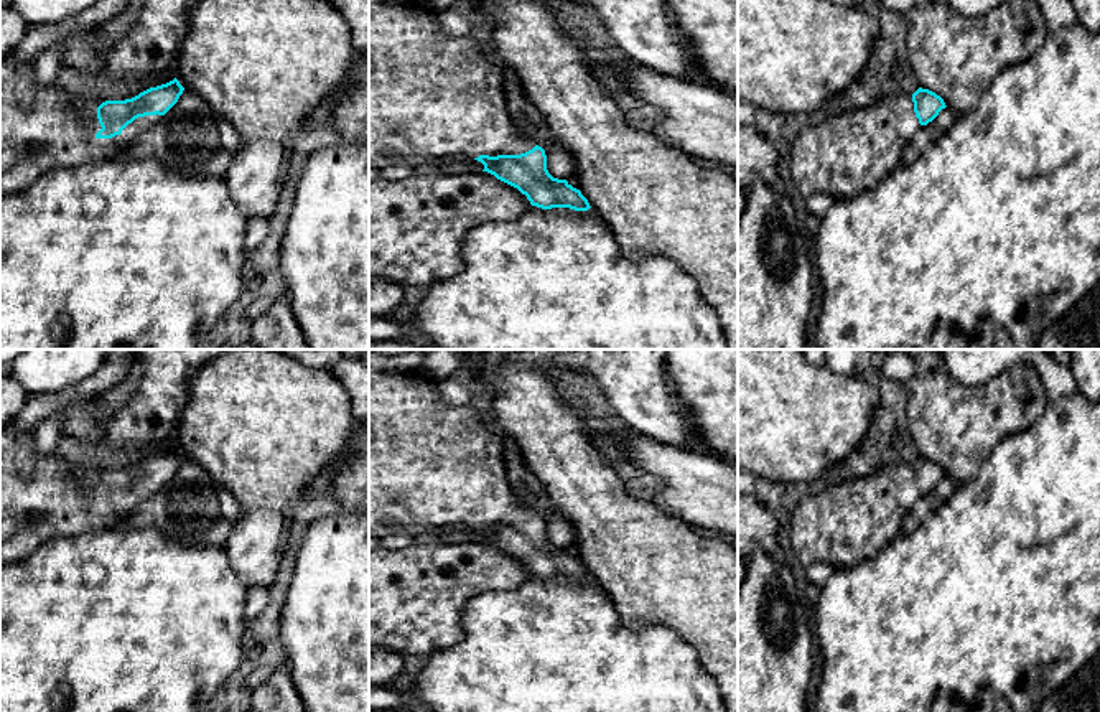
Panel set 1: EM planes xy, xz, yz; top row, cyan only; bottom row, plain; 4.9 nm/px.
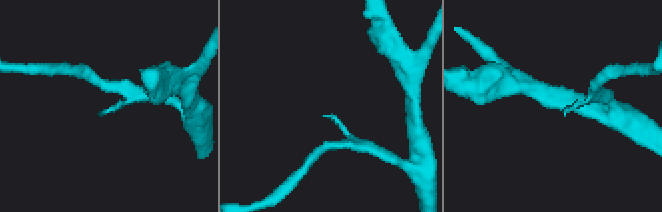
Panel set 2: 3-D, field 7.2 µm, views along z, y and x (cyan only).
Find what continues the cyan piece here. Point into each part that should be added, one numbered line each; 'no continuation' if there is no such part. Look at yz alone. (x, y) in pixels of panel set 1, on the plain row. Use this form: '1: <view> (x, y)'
1: yz (843, 523)

